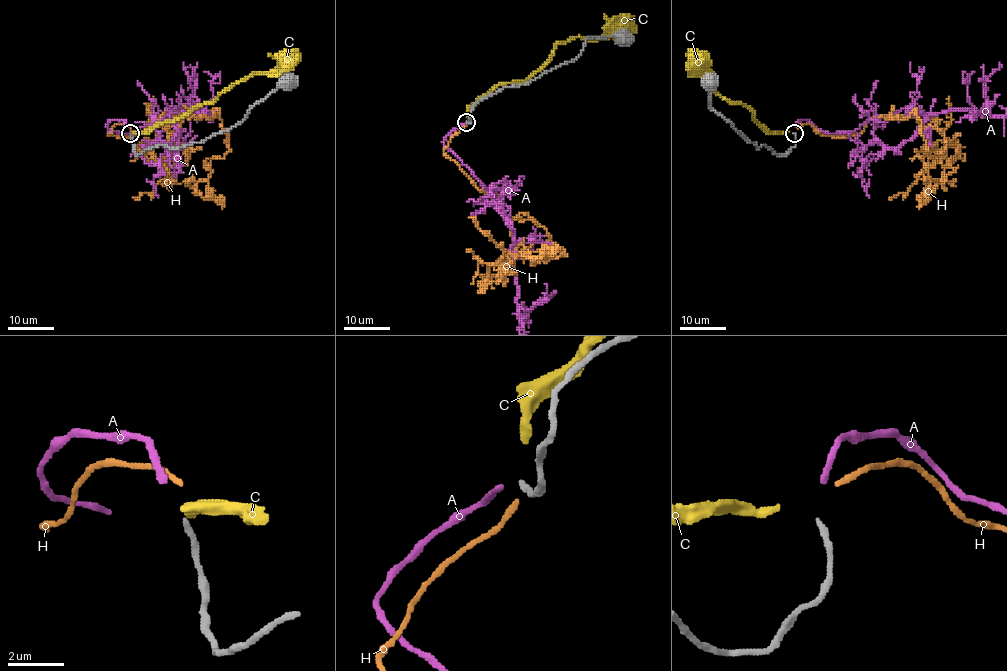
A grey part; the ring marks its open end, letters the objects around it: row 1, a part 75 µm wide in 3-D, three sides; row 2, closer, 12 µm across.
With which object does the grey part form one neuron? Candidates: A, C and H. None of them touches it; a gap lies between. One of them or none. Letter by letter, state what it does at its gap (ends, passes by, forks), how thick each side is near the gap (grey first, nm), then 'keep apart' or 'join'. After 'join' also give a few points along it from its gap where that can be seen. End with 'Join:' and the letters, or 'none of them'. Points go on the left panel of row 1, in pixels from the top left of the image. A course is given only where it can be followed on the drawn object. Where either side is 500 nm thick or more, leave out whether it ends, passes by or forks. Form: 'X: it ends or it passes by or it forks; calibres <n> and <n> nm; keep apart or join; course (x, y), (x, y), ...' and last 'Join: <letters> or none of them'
A: it ends; calibres 200 and 190 nm; join
C: it ends; calibres 200 and 300 nm; keep apart
H: it ends; calibres 200 and 200 nm; keep apart
Join: A

